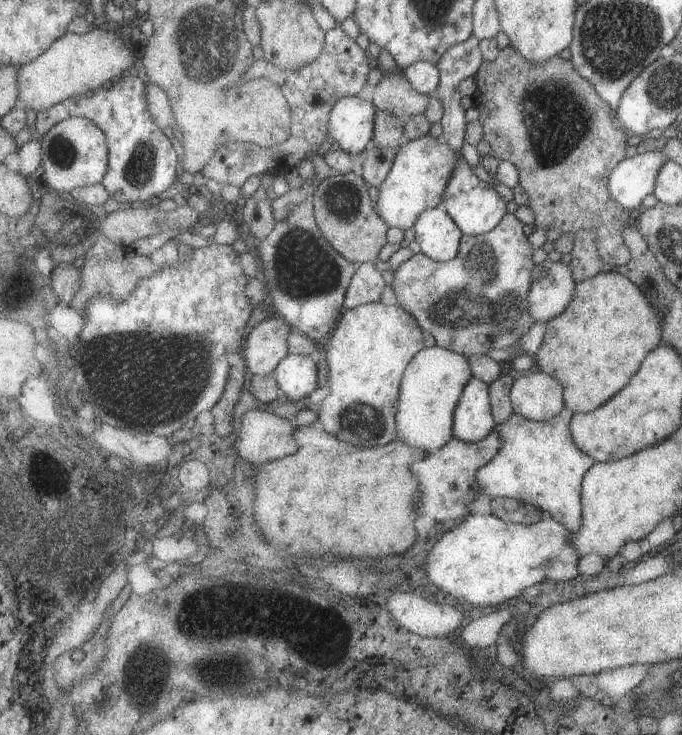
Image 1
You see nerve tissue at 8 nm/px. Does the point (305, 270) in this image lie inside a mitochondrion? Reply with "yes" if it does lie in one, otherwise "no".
yes

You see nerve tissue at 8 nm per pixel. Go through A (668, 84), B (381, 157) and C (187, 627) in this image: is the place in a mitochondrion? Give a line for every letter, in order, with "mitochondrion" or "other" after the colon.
A: mitochondrion
B: other
C: mitochondrion

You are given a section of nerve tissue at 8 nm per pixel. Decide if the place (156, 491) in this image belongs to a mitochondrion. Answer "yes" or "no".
yes

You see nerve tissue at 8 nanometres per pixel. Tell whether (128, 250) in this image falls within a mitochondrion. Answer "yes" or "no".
no

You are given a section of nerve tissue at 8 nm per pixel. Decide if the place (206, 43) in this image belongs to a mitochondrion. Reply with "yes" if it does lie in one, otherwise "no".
yes

